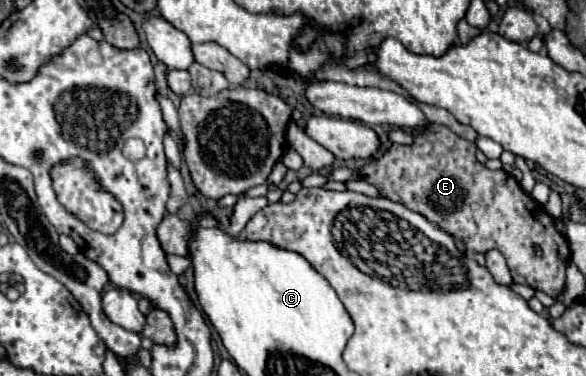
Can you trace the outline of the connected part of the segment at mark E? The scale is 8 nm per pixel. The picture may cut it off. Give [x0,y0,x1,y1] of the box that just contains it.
[356,123,570,297]

